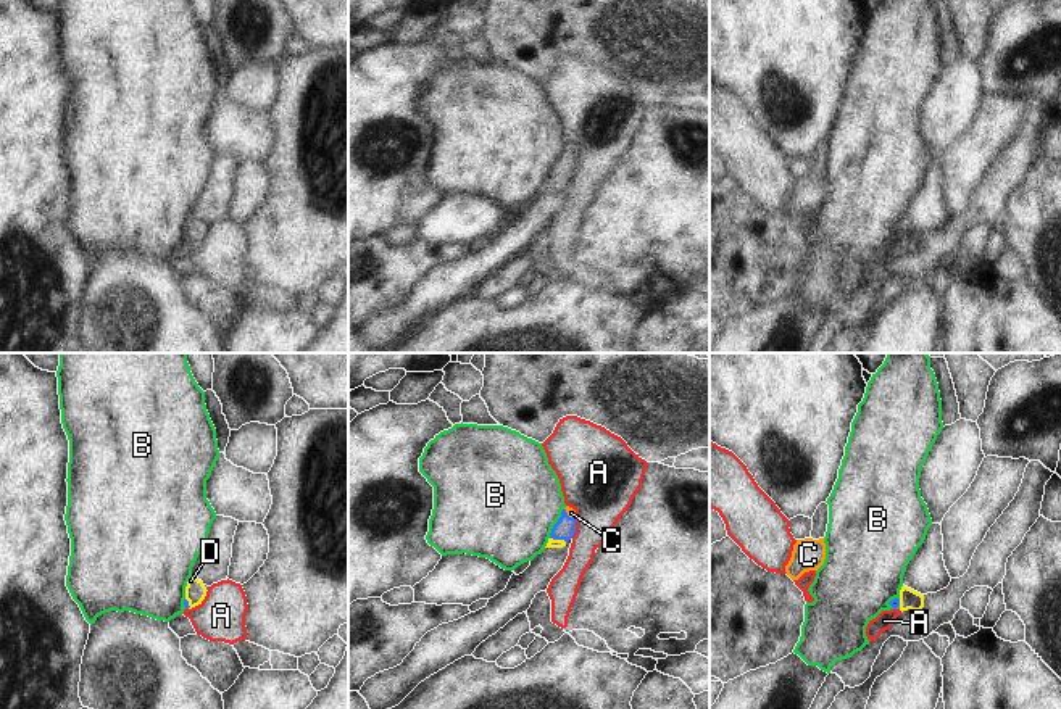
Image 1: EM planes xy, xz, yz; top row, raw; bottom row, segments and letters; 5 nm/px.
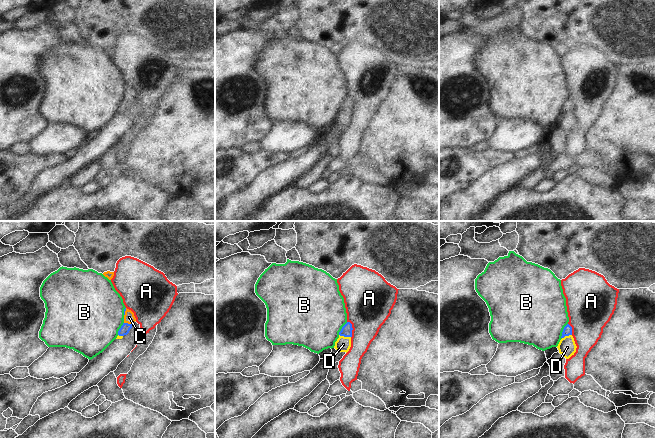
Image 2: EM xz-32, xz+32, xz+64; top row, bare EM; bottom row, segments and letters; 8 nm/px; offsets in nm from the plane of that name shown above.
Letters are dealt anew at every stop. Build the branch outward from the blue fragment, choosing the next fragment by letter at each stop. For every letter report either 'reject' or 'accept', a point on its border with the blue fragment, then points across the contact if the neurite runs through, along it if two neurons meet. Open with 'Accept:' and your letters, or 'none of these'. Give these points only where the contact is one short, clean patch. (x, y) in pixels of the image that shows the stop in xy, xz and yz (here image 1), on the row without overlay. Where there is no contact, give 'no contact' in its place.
Accept: C, D
A: reject | xz (574, 168) | along xz (576, 158), (576, 171), (571, 176)
B: reject | xz (557, 161) | along xz (563, 147), (549, 176)
C: accept | xz (566, 153) | across xz (565, 168), (566, 153), (571, 152)
D: accept | xz (558, 178) | across xz (565, 168), (558, 178), (552, 182)

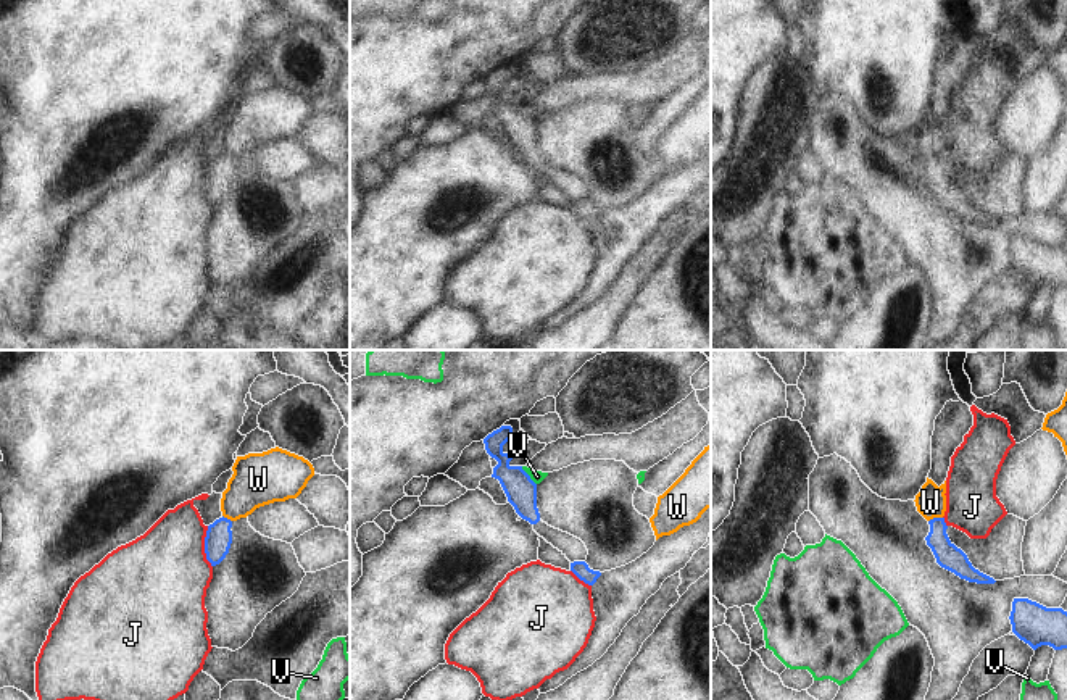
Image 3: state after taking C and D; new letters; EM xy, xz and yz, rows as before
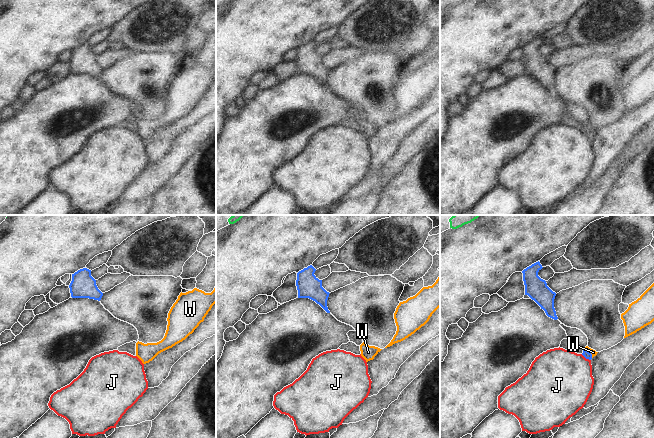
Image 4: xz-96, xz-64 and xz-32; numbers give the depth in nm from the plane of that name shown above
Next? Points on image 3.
Accept: none of these
J: reject | xy (205, 186)
V: reject | xz (529, 115) | along xz (521, 105), (535, 123)
W: reject | yz (935, 157) | along yz (942, 155), (934, 155), (929, 160)

